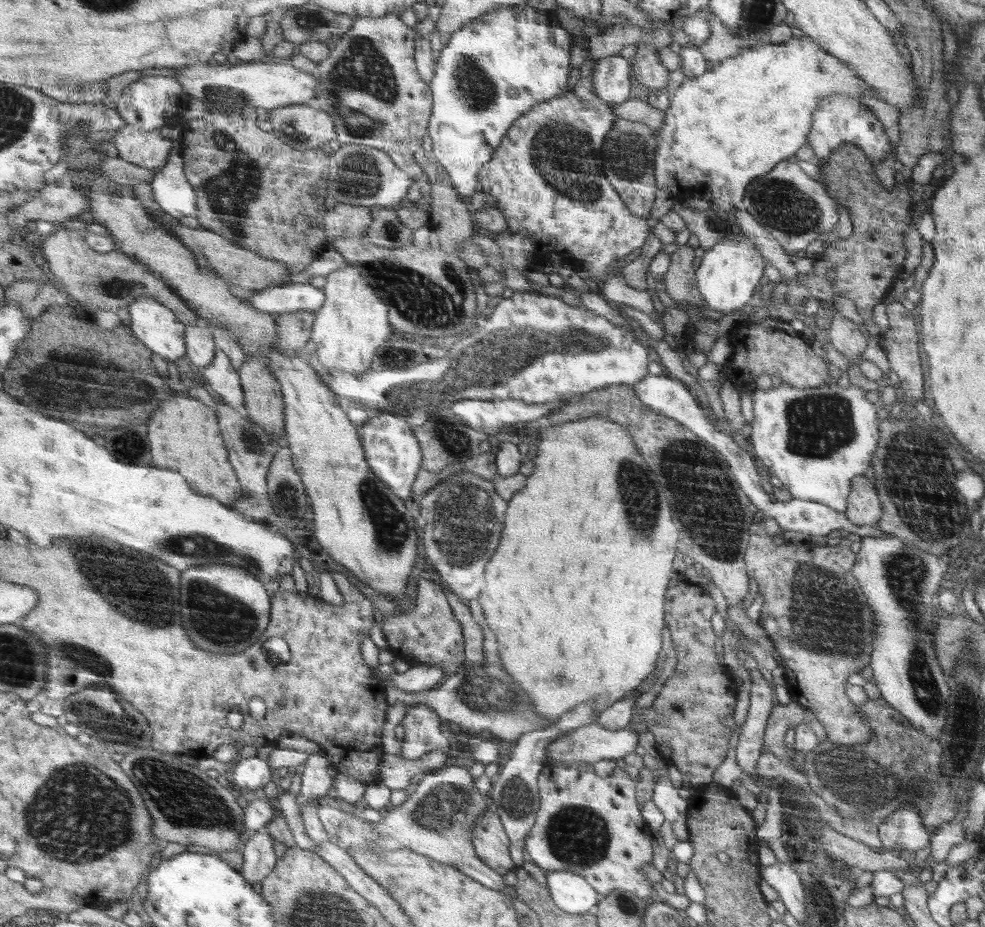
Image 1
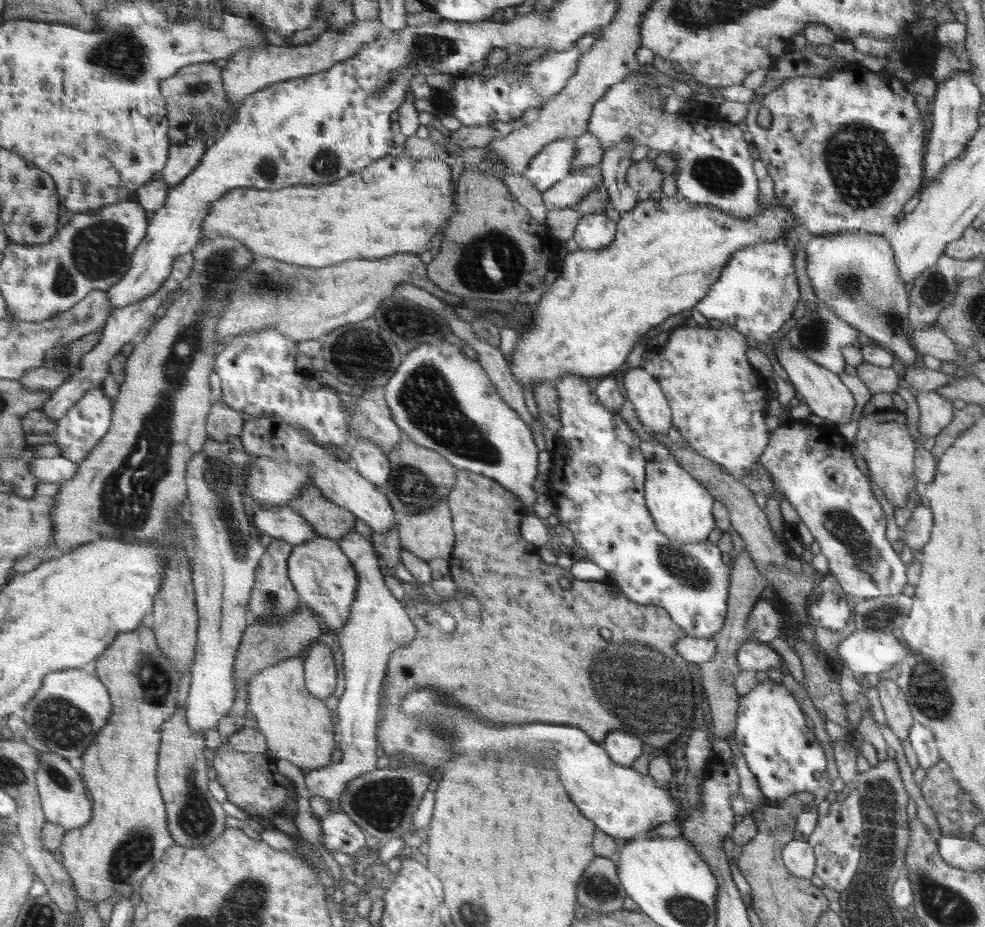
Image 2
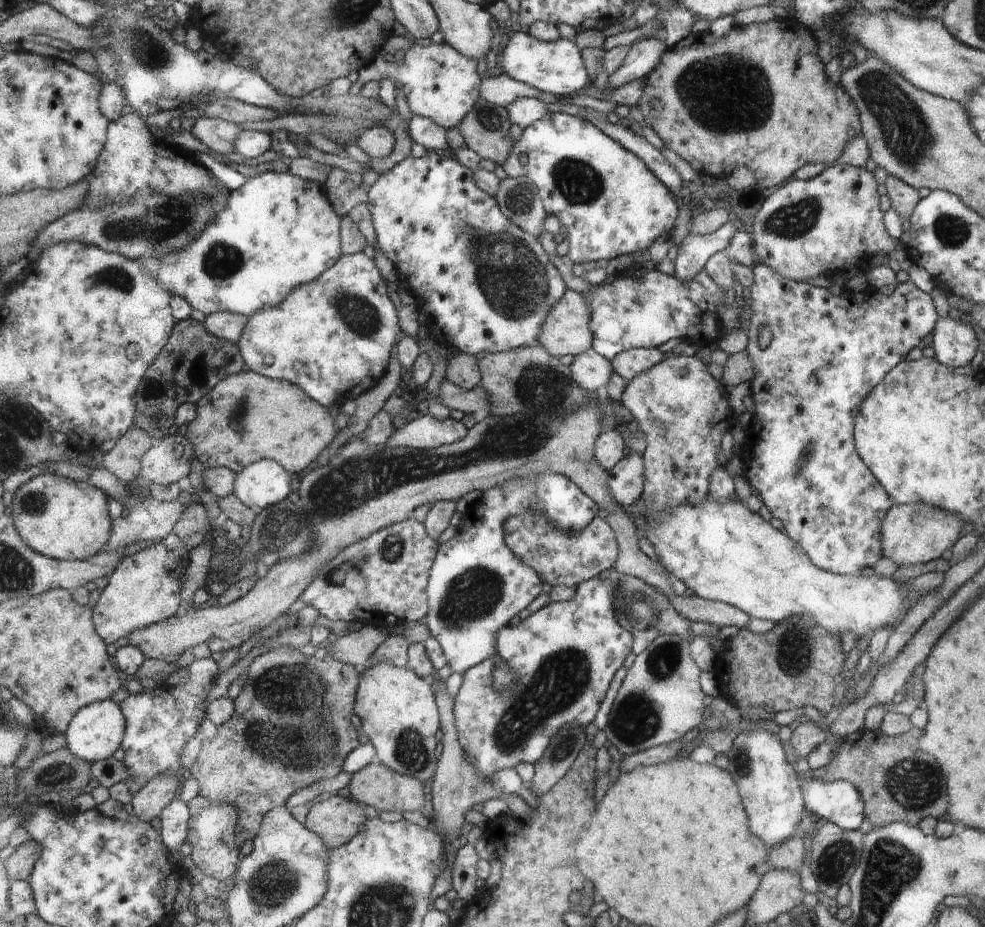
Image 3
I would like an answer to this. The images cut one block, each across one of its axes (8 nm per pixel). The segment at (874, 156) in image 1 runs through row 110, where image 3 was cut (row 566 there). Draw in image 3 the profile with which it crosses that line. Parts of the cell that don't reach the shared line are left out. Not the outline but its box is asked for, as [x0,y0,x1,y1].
[739,262,940,575]

